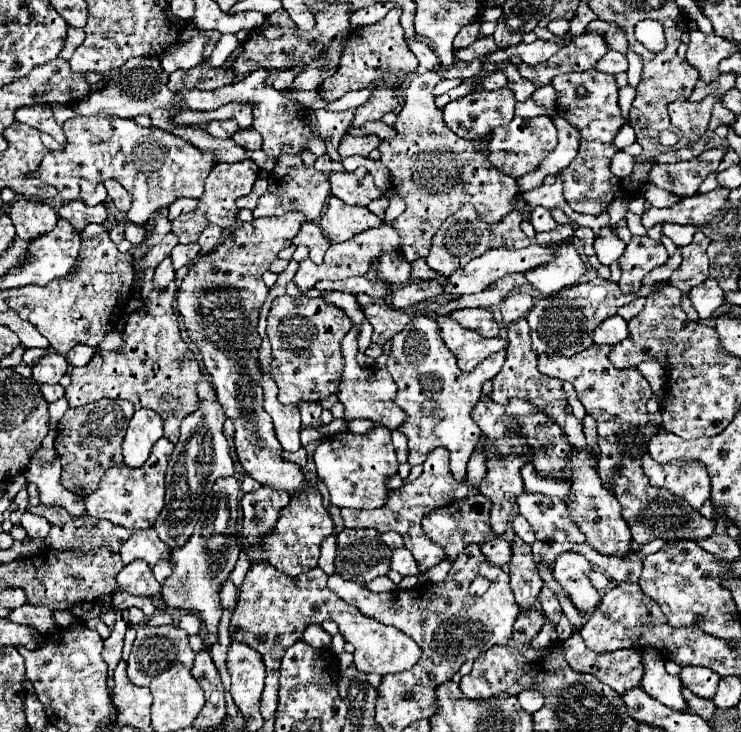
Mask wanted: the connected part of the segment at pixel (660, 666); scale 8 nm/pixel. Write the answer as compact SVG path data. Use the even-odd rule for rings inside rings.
M644 648L642 660L644 660L644 678L642 678L644 692L648 696L654 696L668 708L686 712L688 706L682 696L682 682L678 676L670 676L664 670L664 660L660 658L660 654L654 652L652 648Z

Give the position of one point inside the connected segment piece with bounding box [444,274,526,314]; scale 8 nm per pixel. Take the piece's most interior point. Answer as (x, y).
(495, 293)

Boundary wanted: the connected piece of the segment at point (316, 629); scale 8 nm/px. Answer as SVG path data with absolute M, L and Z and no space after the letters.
M312 624L304 630L304 638L302 638L306 644L310 644L312 648L328 648L330 642L332 642L332 636L322 630L322 626L318 624Z

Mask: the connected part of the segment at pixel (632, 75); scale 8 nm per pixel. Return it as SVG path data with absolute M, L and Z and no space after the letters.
M626 50L626 56L628 56L628 62L630 62L630 68L628 68L628 84L630 86L638 86L640 82L640 74L642 74L642 58L634 52L634 50Z

